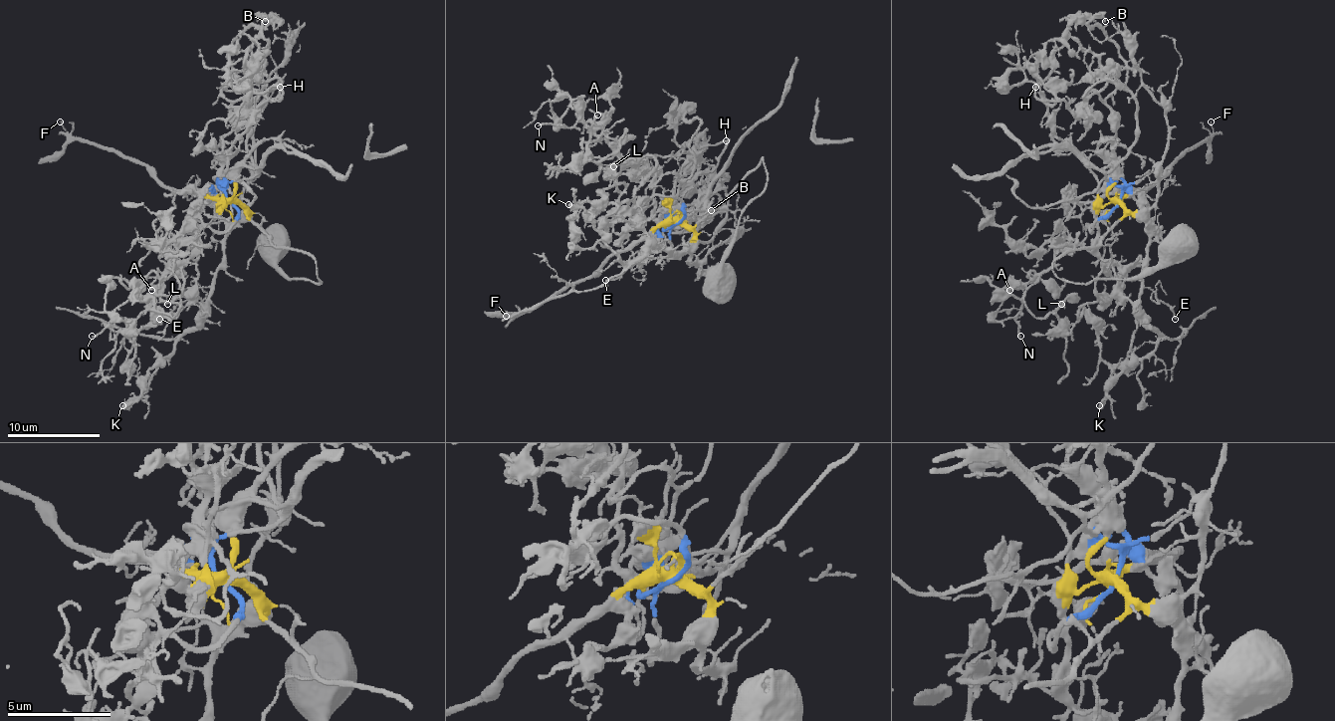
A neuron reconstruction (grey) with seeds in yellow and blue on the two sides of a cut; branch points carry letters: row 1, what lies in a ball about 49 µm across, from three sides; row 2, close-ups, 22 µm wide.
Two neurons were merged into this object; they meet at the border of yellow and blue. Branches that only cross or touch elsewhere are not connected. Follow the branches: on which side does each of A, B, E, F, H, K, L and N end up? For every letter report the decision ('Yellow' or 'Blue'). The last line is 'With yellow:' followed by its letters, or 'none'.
A: Blue
B: Blue
E: Yellow
F: Yellow
H: Blue
K: Yellow
L: Blue
N: Blue
With yellow: E, F, K

